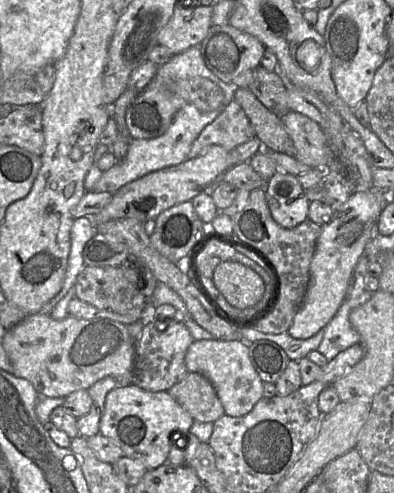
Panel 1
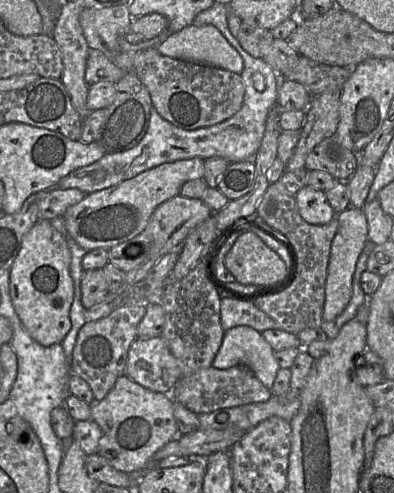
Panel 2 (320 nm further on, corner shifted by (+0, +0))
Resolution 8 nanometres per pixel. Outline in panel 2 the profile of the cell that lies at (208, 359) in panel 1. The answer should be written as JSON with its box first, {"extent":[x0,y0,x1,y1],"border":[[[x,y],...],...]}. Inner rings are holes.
{"extent":[212,325,280,389],"border":[[[239,325],[225,331],[222,344],[212,362],[212,367],[227,369],[238,364],[245,365],[254,372],[264,386],[271,389],[280,369],[274,353],[275,351],[261,332],[247,325]]]}

